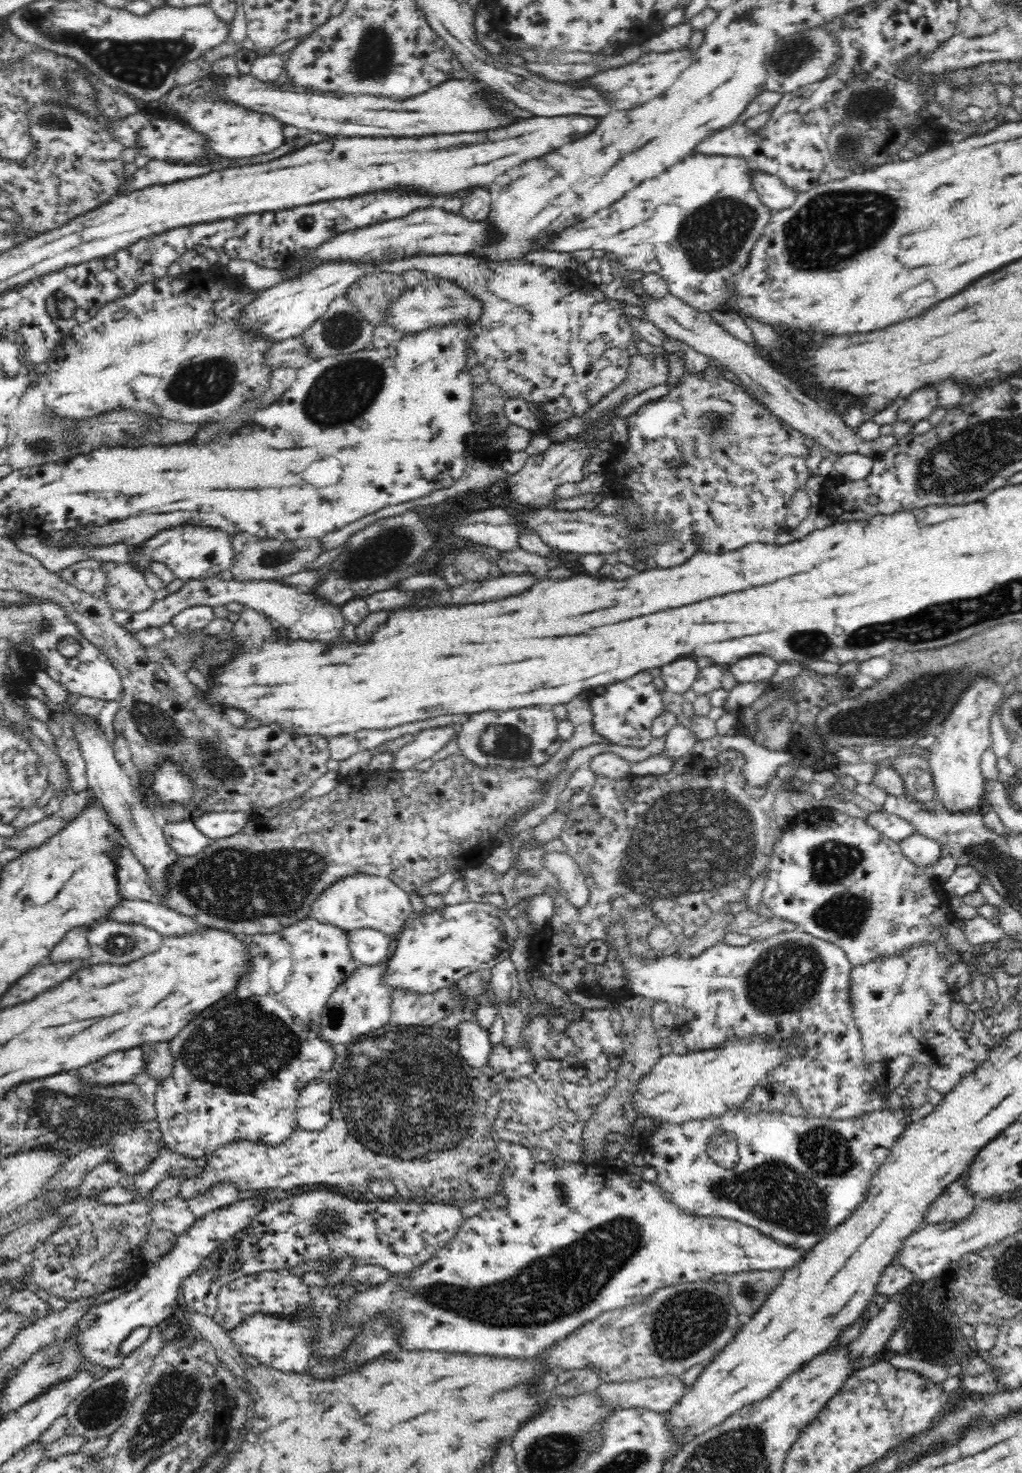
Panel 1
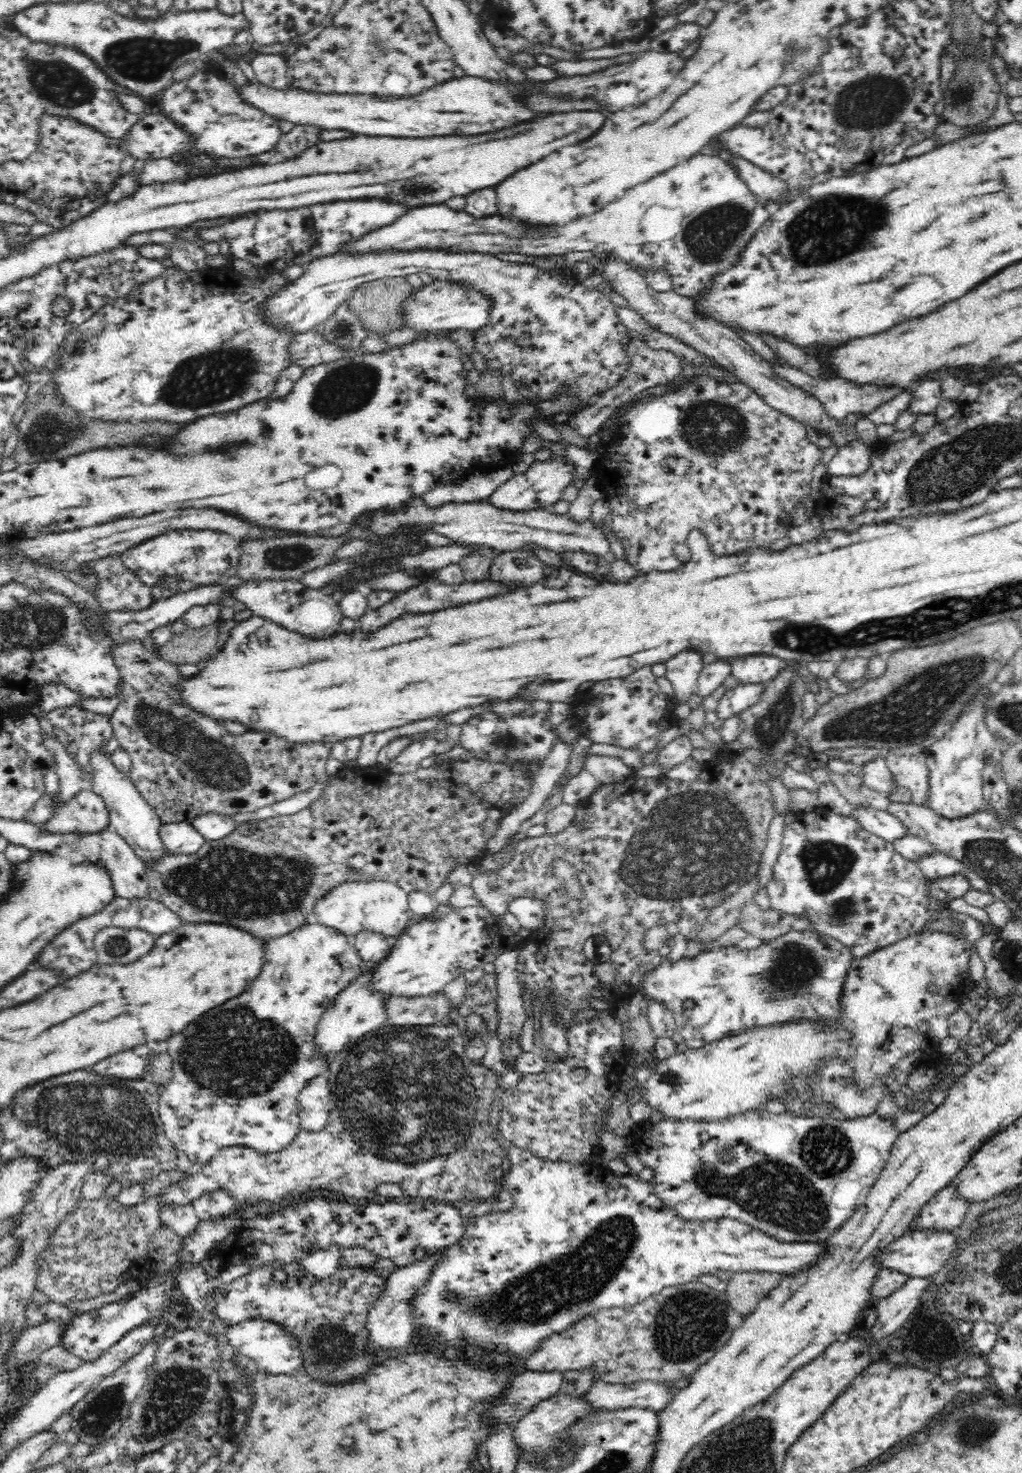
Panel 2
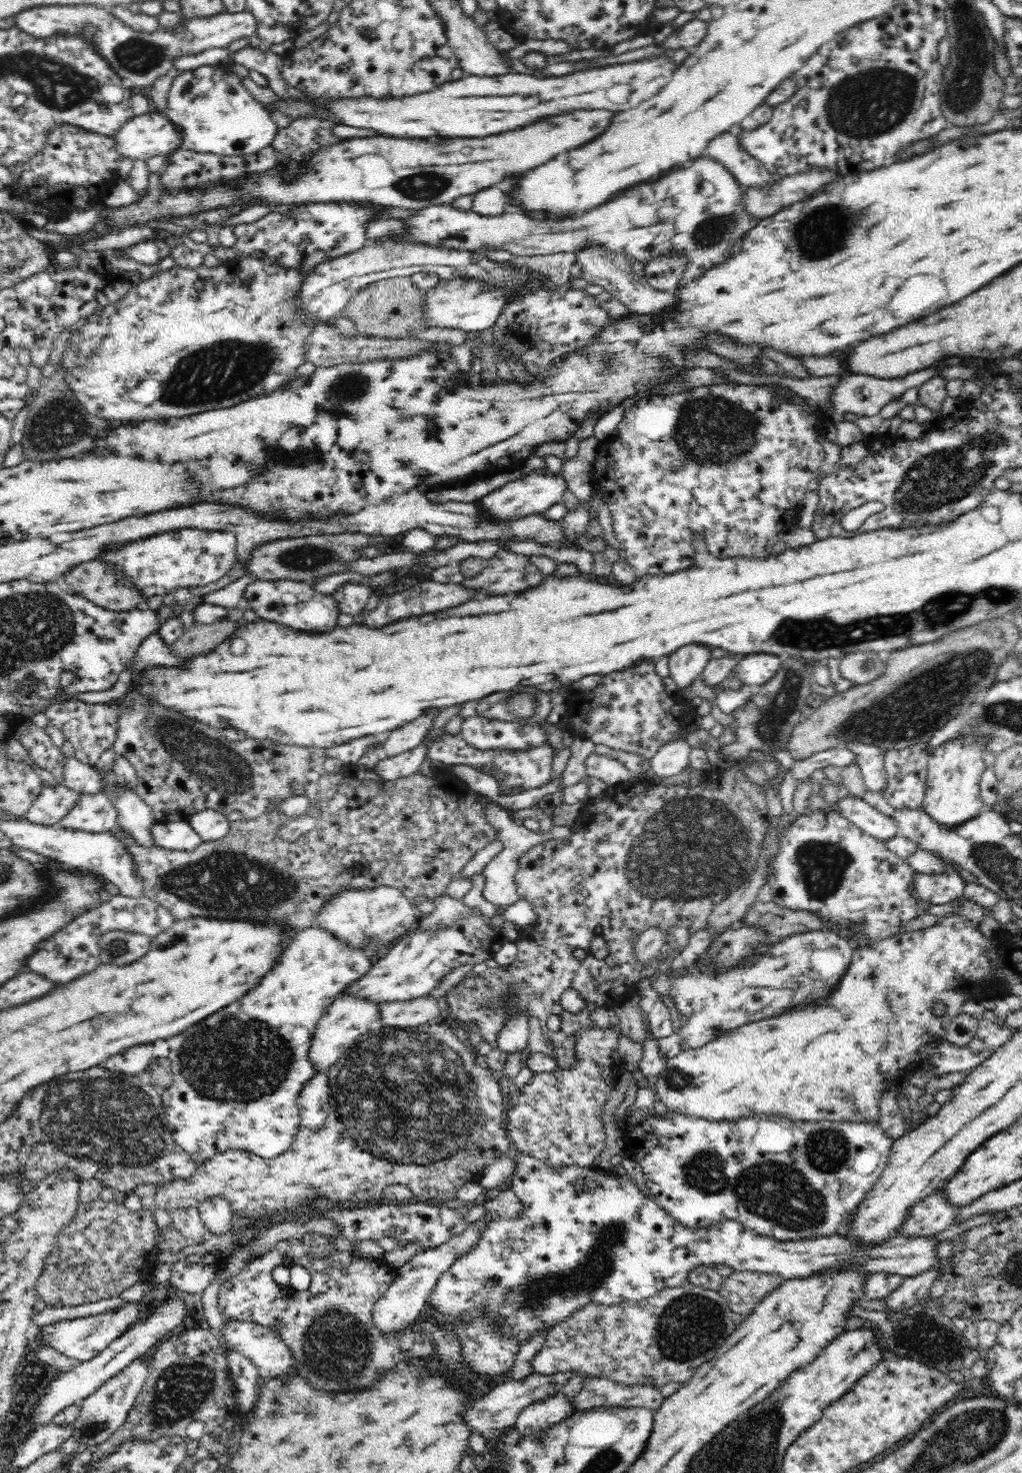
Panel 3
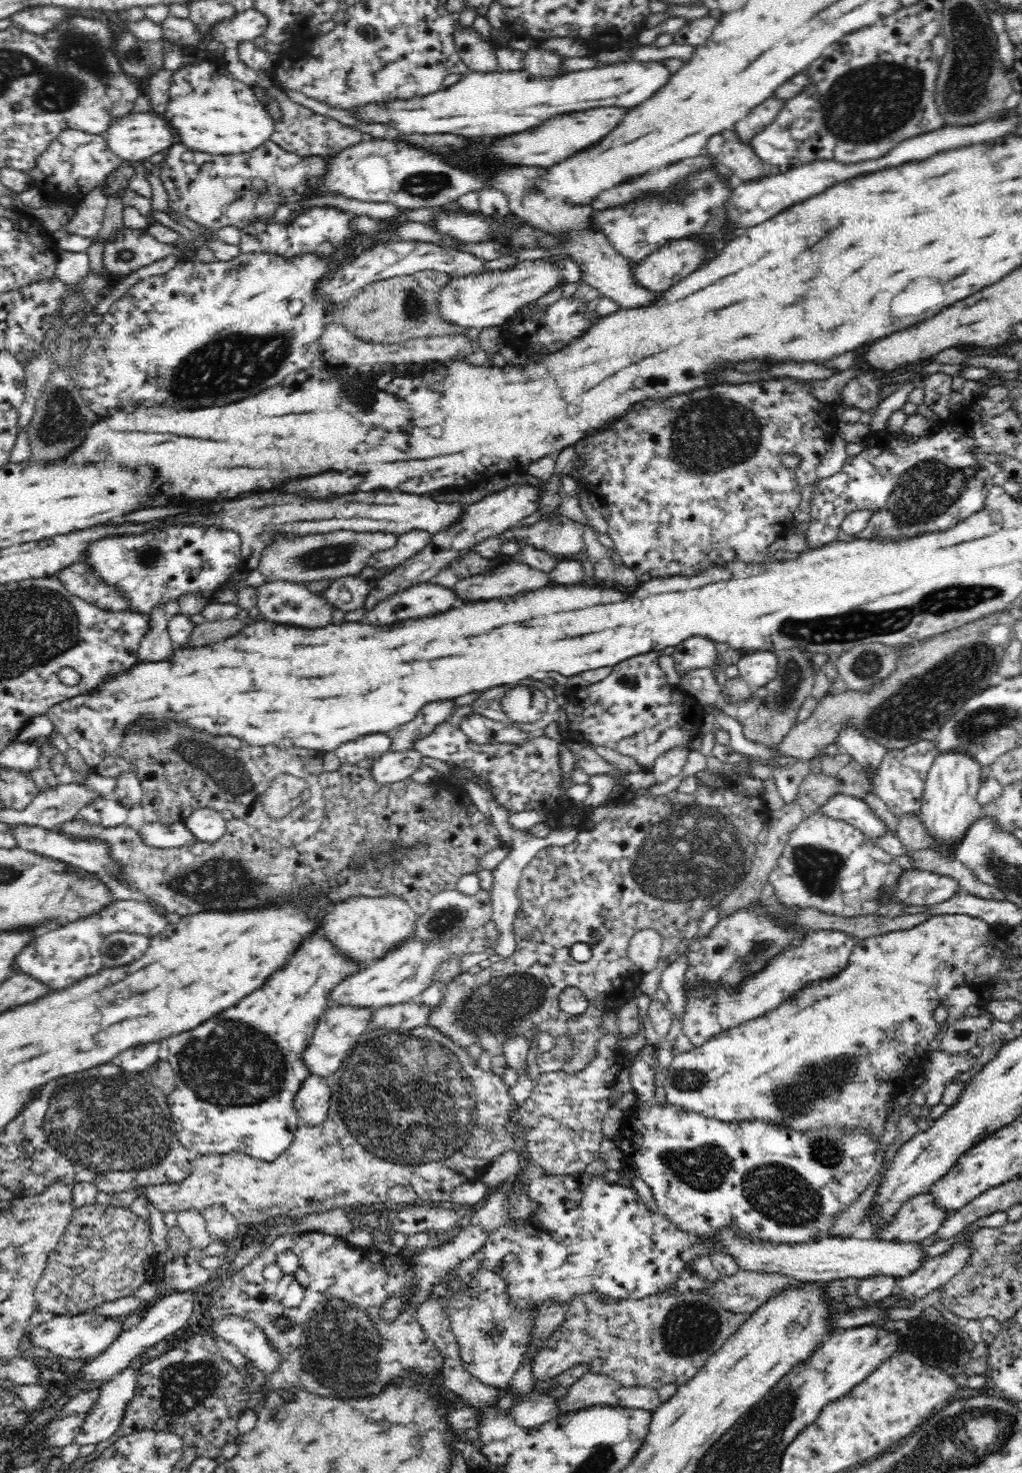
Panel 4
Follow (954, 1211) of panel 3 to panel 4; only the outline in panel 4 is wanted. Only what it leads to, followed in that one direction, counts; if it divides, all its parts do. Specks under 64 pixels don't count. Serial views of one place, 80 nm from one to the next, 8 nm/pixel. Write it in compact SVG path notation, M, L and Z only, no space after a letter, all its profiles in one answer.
M930 1193L919 1194L902 1203L894 1220L871 1237L898 1242L919 1242L932 1236L942 1226L948 1210L938 1206Z

